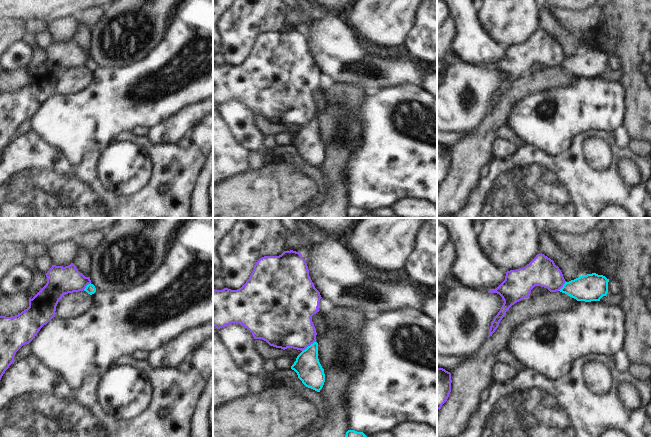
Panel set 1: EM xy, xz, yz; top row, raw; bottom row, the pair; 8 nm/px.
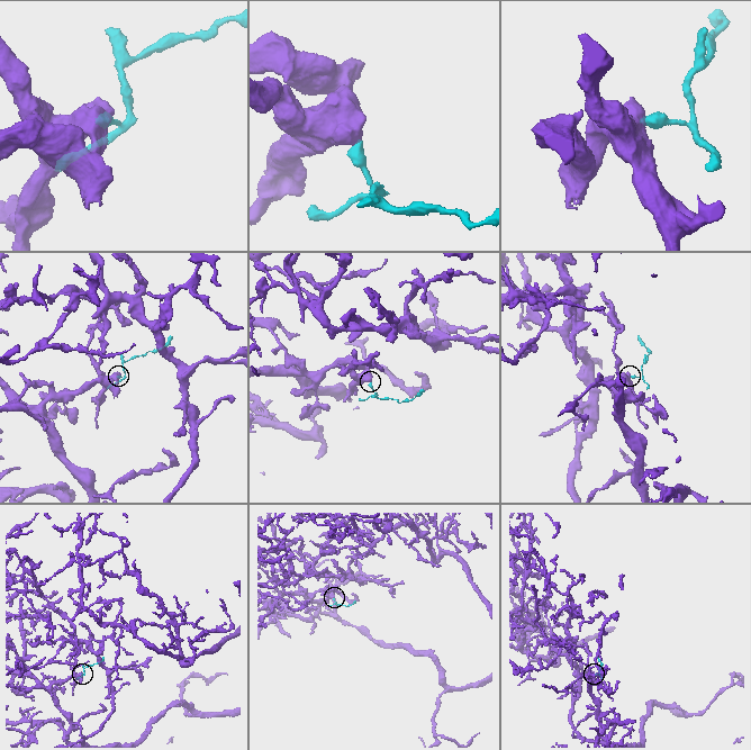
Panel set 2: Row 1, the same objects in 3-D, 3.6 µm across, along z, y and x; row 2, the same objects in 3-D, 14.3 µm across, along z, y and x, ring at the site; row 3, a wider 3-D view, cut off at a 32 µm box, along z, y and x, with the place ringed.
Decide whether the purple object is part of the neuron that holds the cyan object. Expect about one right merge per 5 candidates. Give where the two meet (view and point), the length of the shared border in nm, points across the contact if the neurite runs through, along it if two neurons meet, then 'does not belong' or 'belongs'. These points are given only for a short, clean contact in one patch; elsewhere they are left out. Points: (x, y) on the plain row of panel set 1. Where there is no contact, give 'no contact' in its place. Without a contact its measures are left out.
xz (308, 122) | 140 nm | along xz (315, 117), (302, 127) | does not belong

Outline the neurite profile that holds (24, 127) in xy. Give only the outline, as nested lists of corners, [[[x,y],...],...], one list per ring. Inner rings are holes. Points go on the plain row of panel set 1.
[[[25,120],[16,128],[14,132],[14,137],[18,137],[21,134],[24,134],[30,130],[31,130],[30,122],[29,120]]]

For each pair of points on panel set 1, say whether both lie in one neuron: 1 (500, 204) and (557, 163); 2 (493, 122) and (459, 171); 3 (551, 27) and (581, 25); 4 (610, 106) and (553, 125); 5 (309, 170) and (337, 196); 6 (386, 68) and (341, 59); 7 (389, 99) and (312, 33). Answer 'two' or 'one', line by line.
1: one
2: one
3: two
4: one
5: two
6: one
7: two

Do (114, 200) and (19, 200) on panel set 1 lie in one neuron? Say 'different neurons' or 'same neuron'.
same neuron

